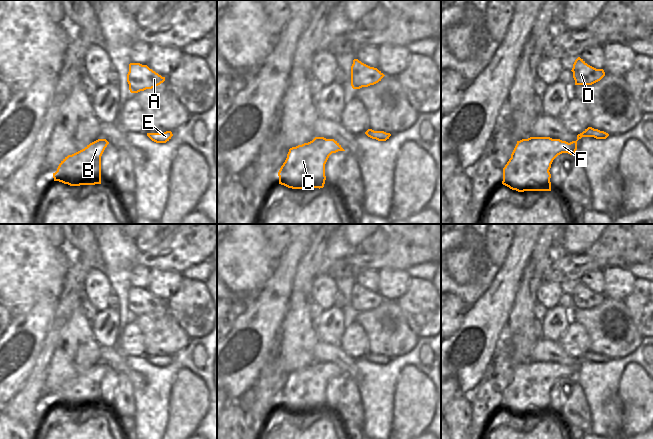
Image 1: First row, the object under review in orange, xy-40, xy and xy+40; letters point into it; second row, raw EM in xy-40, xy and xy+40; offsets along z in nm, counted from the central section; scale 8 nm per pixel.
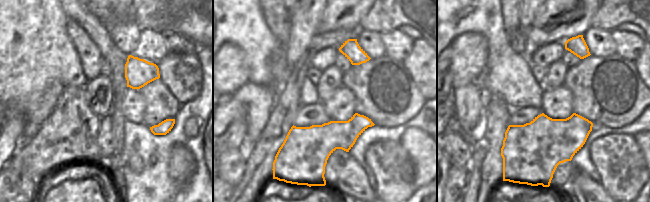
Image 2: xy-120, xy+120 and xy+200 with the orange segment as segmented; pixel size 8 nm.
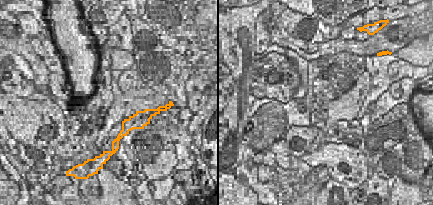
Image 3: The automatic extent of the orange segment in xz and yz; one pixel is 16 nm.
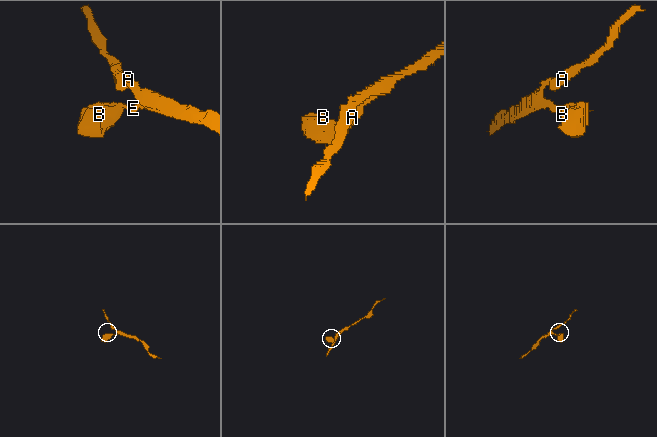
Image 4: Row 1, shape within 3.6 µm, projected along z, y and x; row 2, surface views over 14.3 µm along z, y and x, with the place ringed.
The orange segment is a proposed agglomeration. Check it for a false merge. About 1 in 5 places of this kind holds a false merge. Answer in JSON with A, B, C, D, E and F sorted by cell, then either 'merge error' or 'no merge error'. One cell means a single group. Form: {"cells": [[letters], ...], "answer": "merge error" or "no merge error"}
{"cells": [["A", "B", "C", "D", "E", "F"]], "answer": "no merge error"}

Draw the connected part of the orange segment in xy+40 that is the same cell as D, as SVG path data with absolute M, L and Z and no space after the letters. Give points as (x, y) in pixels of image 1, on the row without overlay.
M580 281L575 284L571 295L573 296L575 309L592 309L605 300L603 293L596 293L588 289Z

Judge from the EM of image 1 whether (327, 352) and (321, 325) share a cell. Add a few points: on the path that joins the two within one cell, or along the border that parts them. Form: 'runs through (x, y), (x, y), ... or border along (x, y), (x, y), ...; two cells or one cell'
border along (319, 340), (338, 345); two cells

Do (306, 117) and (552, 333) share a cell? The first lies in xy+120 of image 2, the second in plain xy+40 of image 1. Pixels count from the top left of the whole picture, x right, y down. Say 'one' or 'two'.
two

